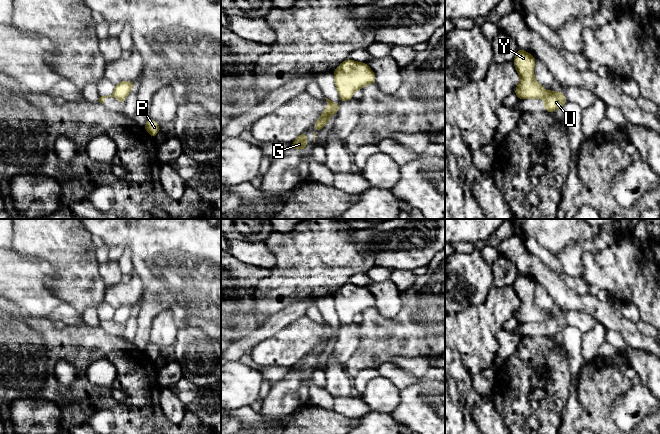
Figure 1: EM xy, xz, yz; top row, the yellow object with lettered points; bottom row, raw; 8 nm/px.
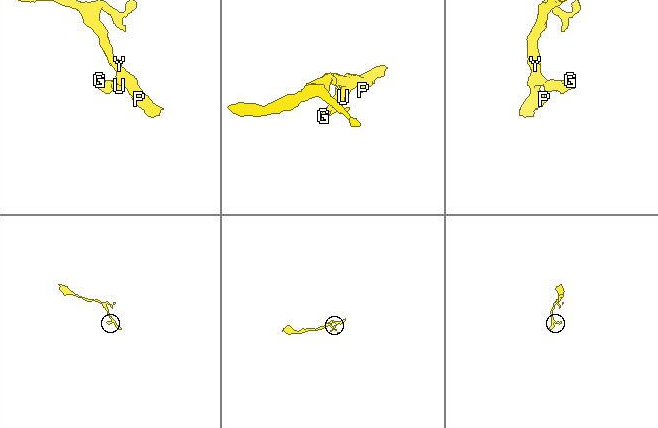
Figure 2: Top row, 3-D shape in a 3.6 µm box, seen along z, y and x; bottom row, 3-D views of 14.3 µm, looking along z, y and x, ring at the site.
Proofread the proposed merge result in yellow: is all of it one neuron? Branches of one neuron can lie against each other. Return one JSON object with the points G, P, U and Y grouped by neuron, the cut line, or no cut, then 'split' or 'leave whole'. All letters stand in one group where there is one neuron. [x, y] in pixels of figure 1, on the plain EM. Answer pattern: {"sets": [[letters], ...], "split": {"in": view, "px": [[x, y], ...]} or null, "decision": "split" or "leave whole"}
{"sets": [["G", "U"], ["P", "Y"]], "split": {"in": "yz", "px": [[548, 315], [541, 320], [528, 320], [525, 322]]}, "decision": "split"}

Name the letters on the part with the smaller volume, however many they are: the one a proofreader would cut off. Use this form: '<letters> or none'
G, U

